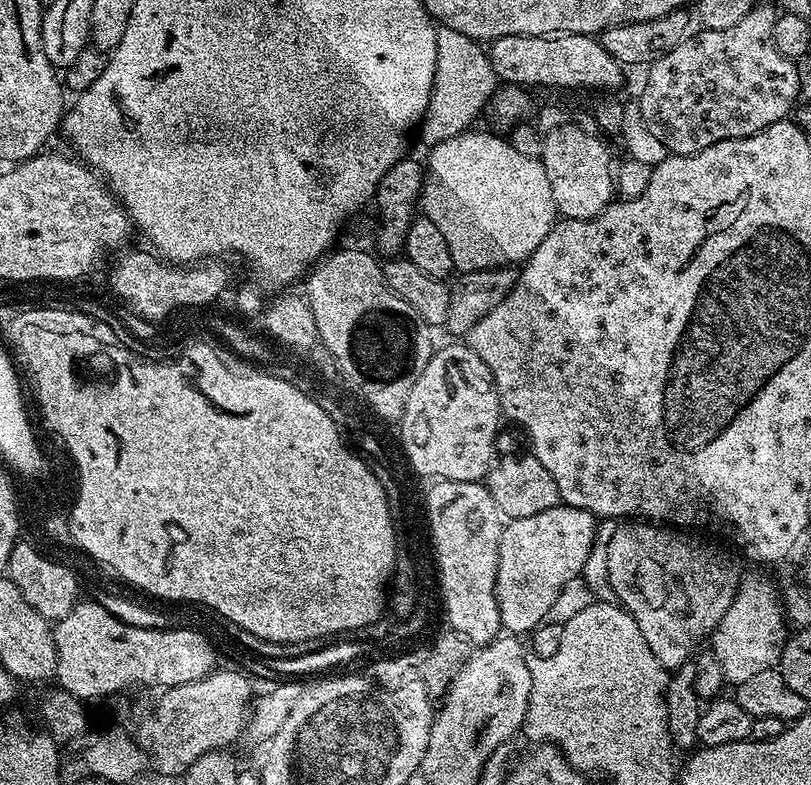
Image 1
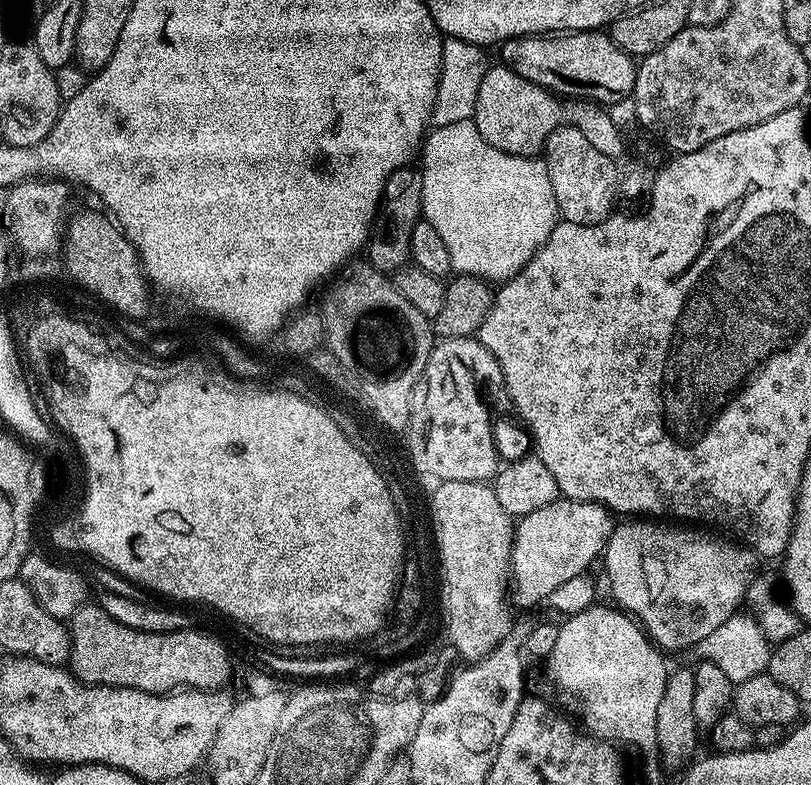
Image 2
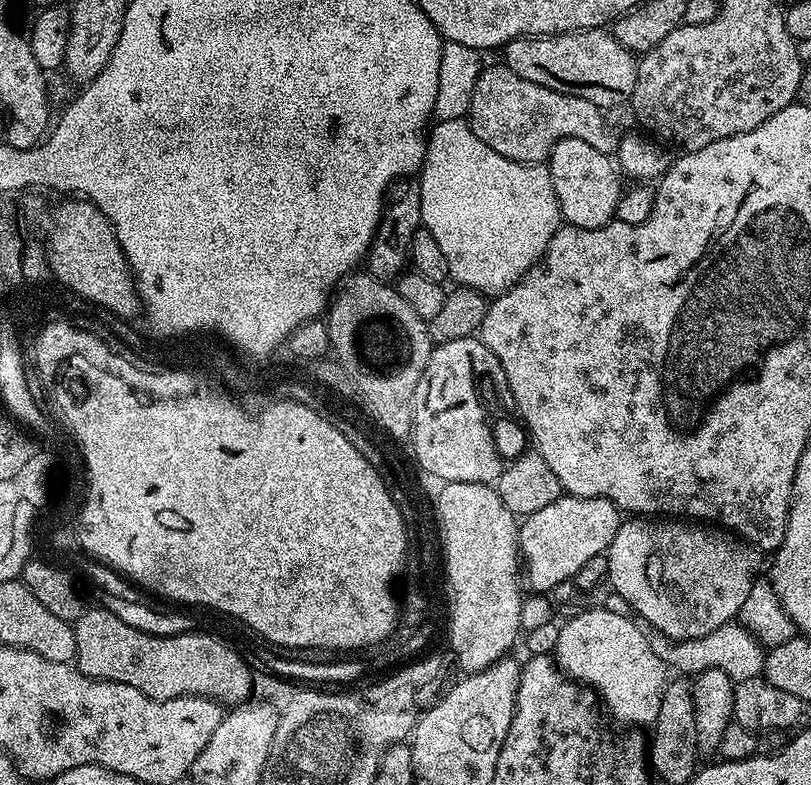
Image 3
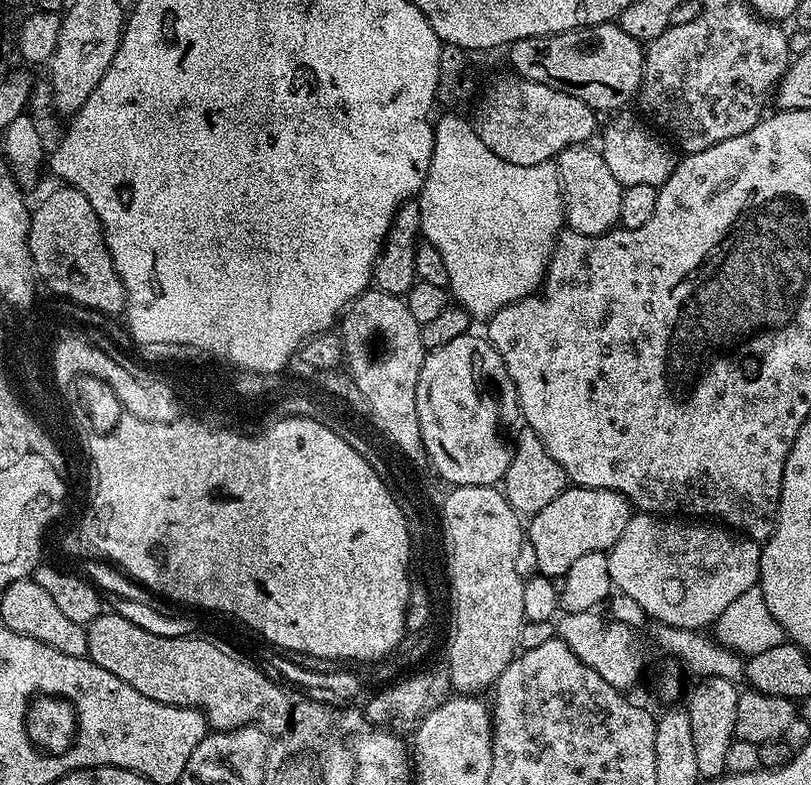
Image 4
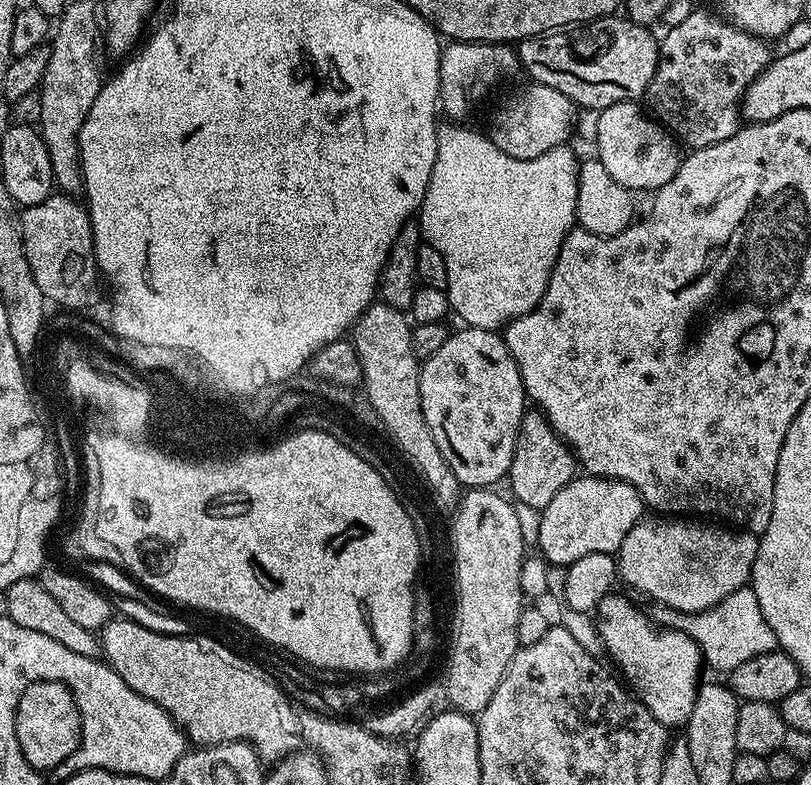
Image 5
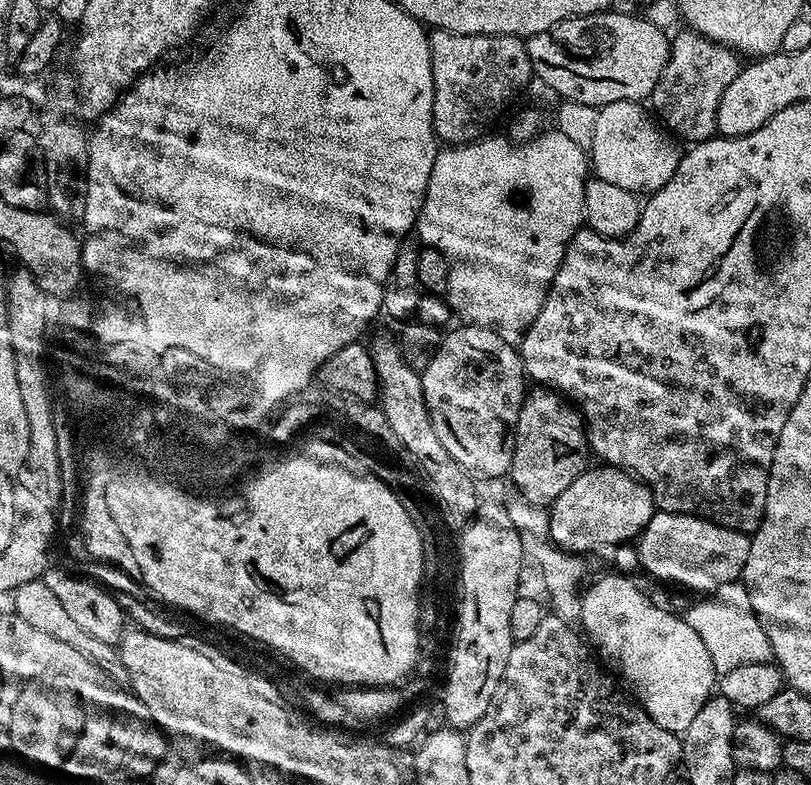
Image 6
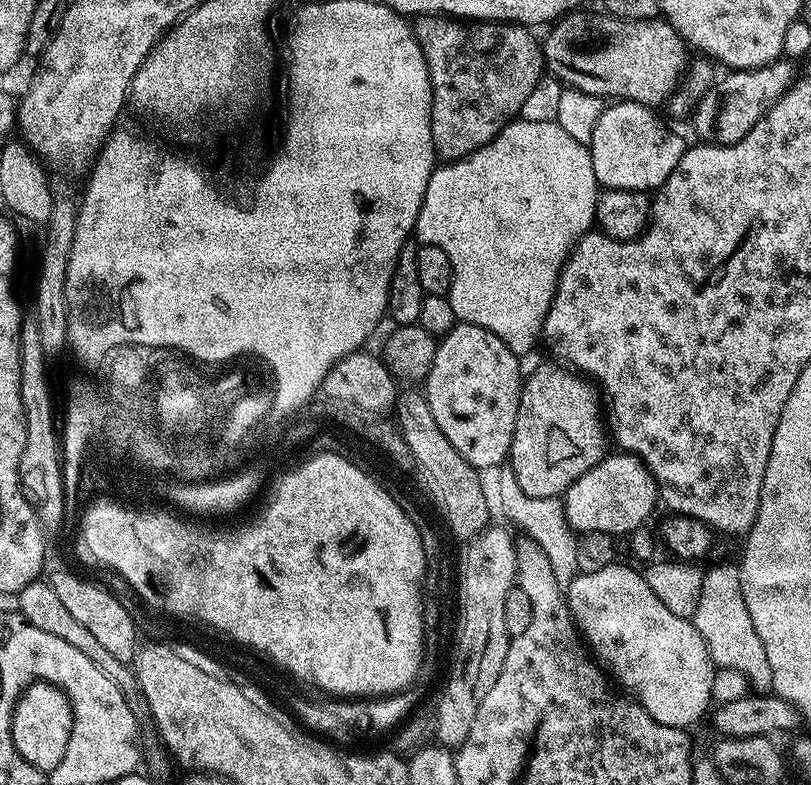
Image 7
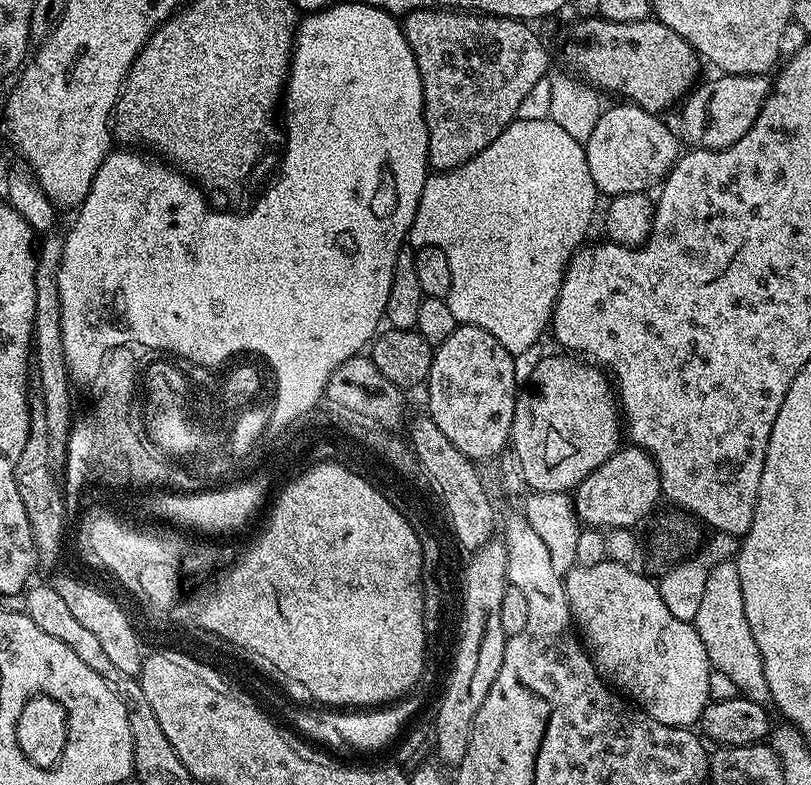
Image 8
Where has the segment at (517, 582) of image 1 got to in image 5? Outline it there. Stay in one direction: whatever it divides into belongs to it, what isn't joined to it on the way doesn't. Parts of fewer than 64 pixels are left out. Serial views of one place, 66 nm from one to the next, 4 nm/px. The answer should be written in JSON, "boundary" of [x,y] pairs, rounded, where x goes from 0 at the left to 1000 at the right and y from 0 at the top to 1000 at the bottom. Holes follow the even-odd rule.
{"boundary":[[[711,605],[666,652],[666,669],[660,697],[677,720],[699,721],[723,706],[760,706],[768,687],[795,656],[794,637],[777,619],[766,611],[746,606]]]}

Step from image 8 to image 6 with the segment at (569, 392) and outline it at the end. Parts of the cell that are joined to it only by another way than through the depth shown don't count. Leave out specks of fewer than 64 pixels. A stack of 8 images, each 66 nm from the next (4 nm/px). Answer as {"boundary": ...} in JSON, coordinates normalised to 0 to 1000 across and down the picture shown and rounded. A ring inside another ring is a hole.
{"boundary":[[[670,492],[657,493],[646,506],[634,546],[630,615],[655,642],[676,645],[726,591],[727,572],[719,530],[692,501]]]}

